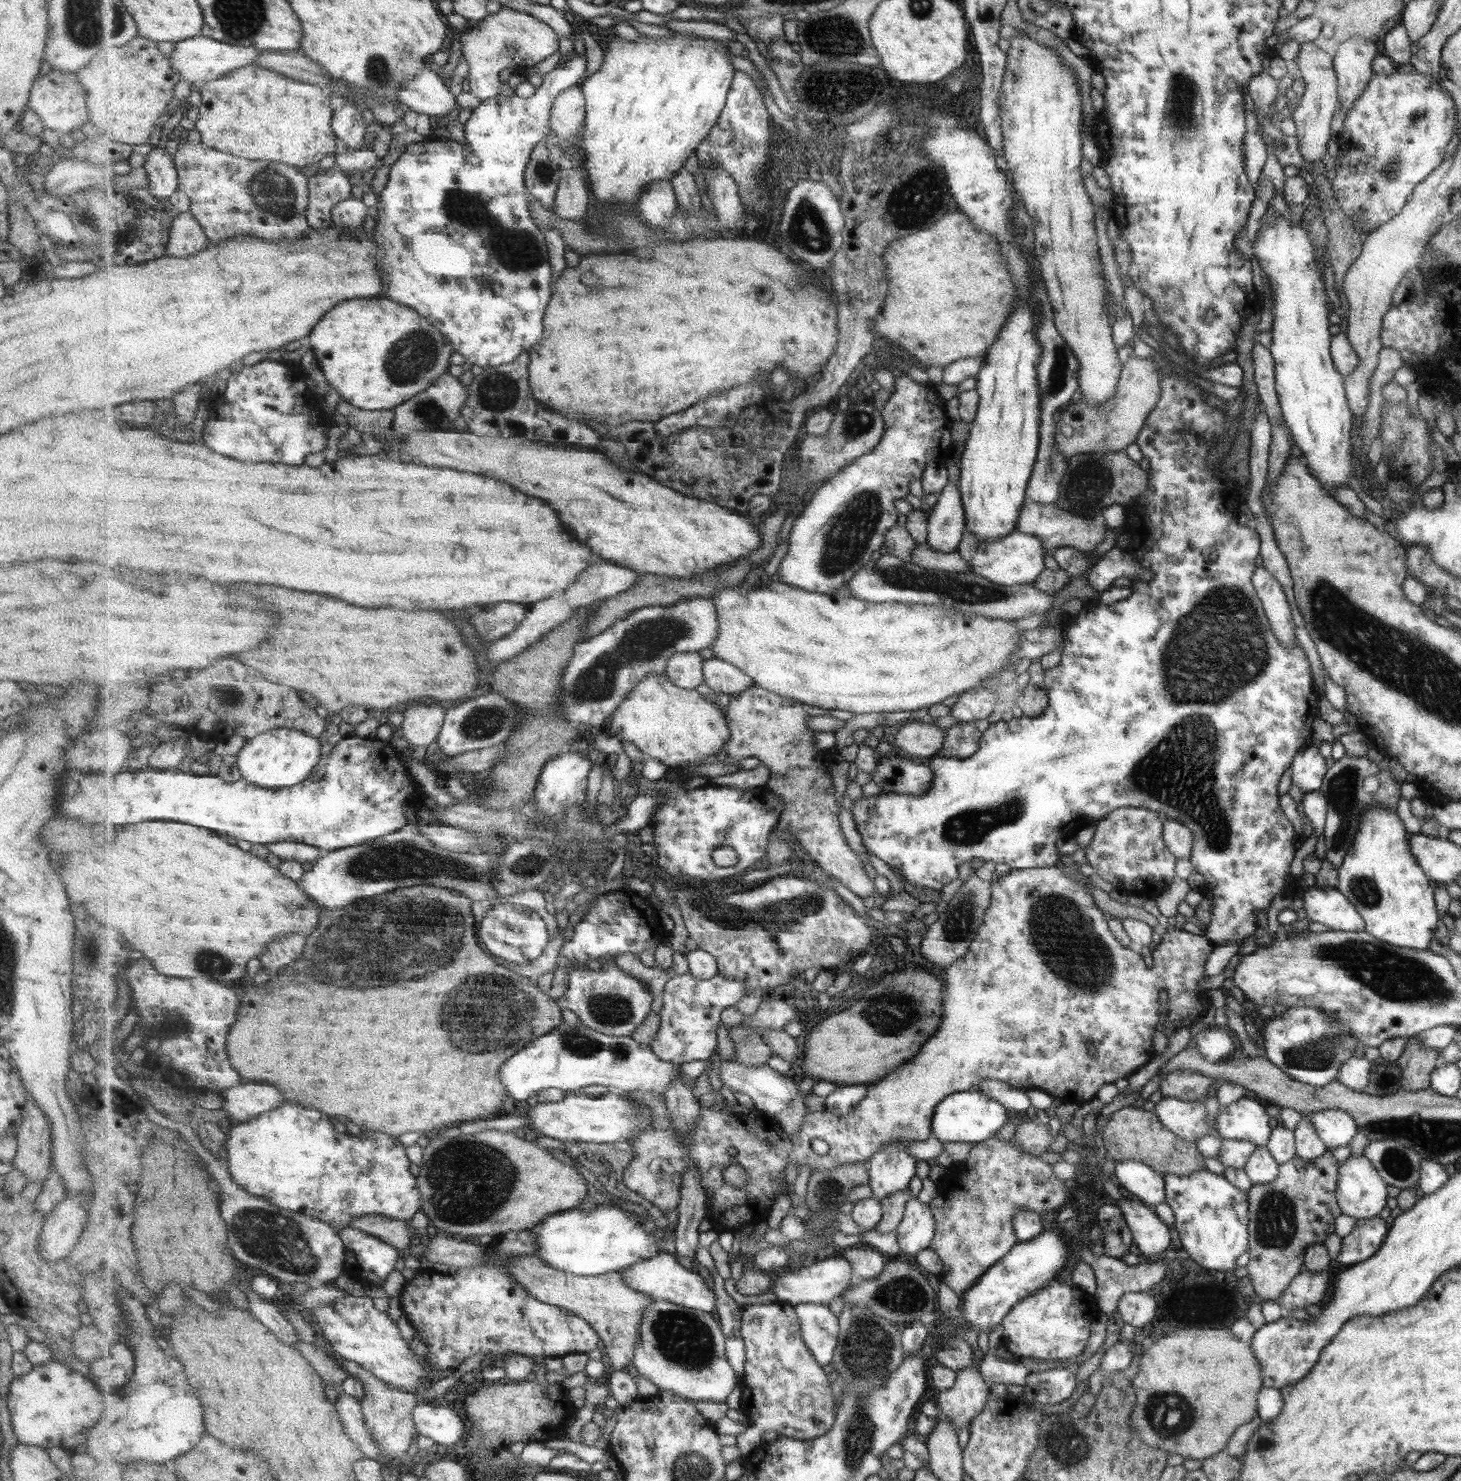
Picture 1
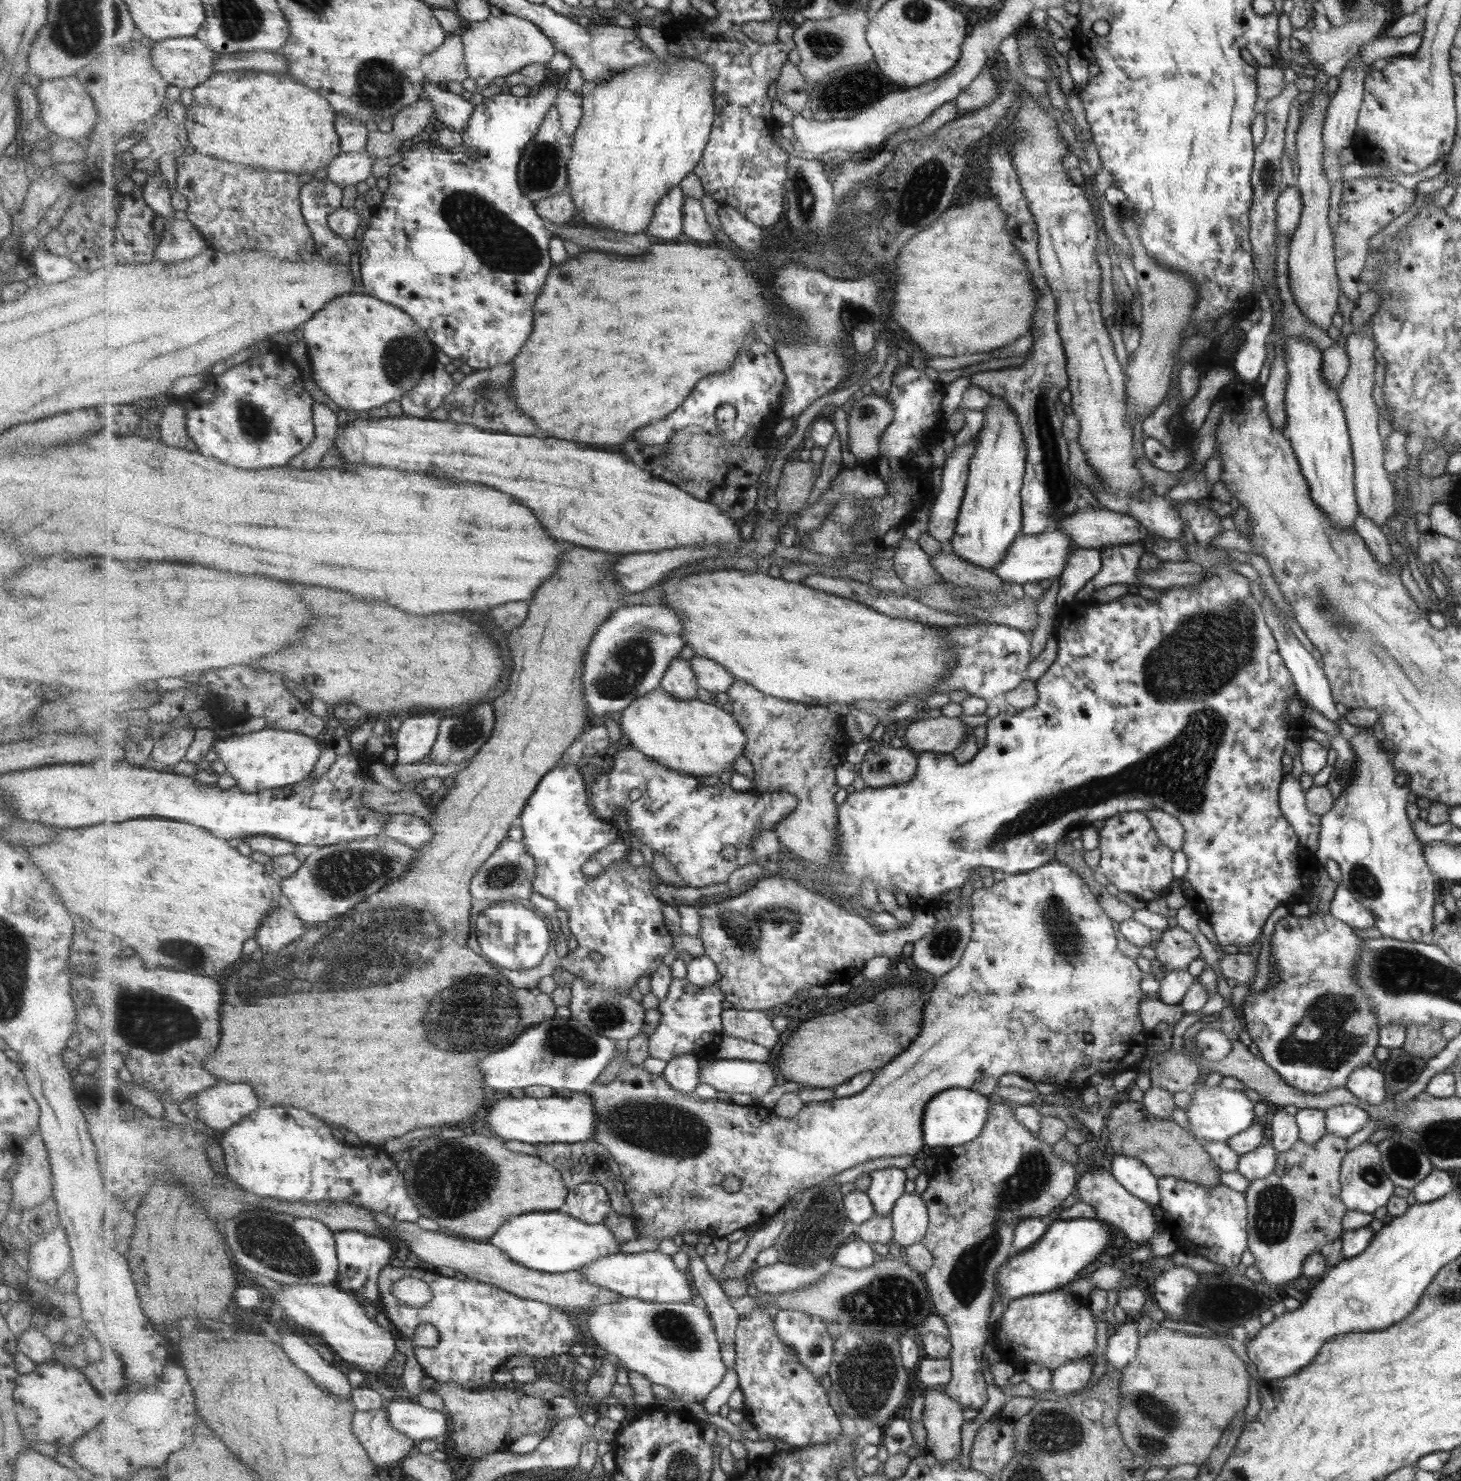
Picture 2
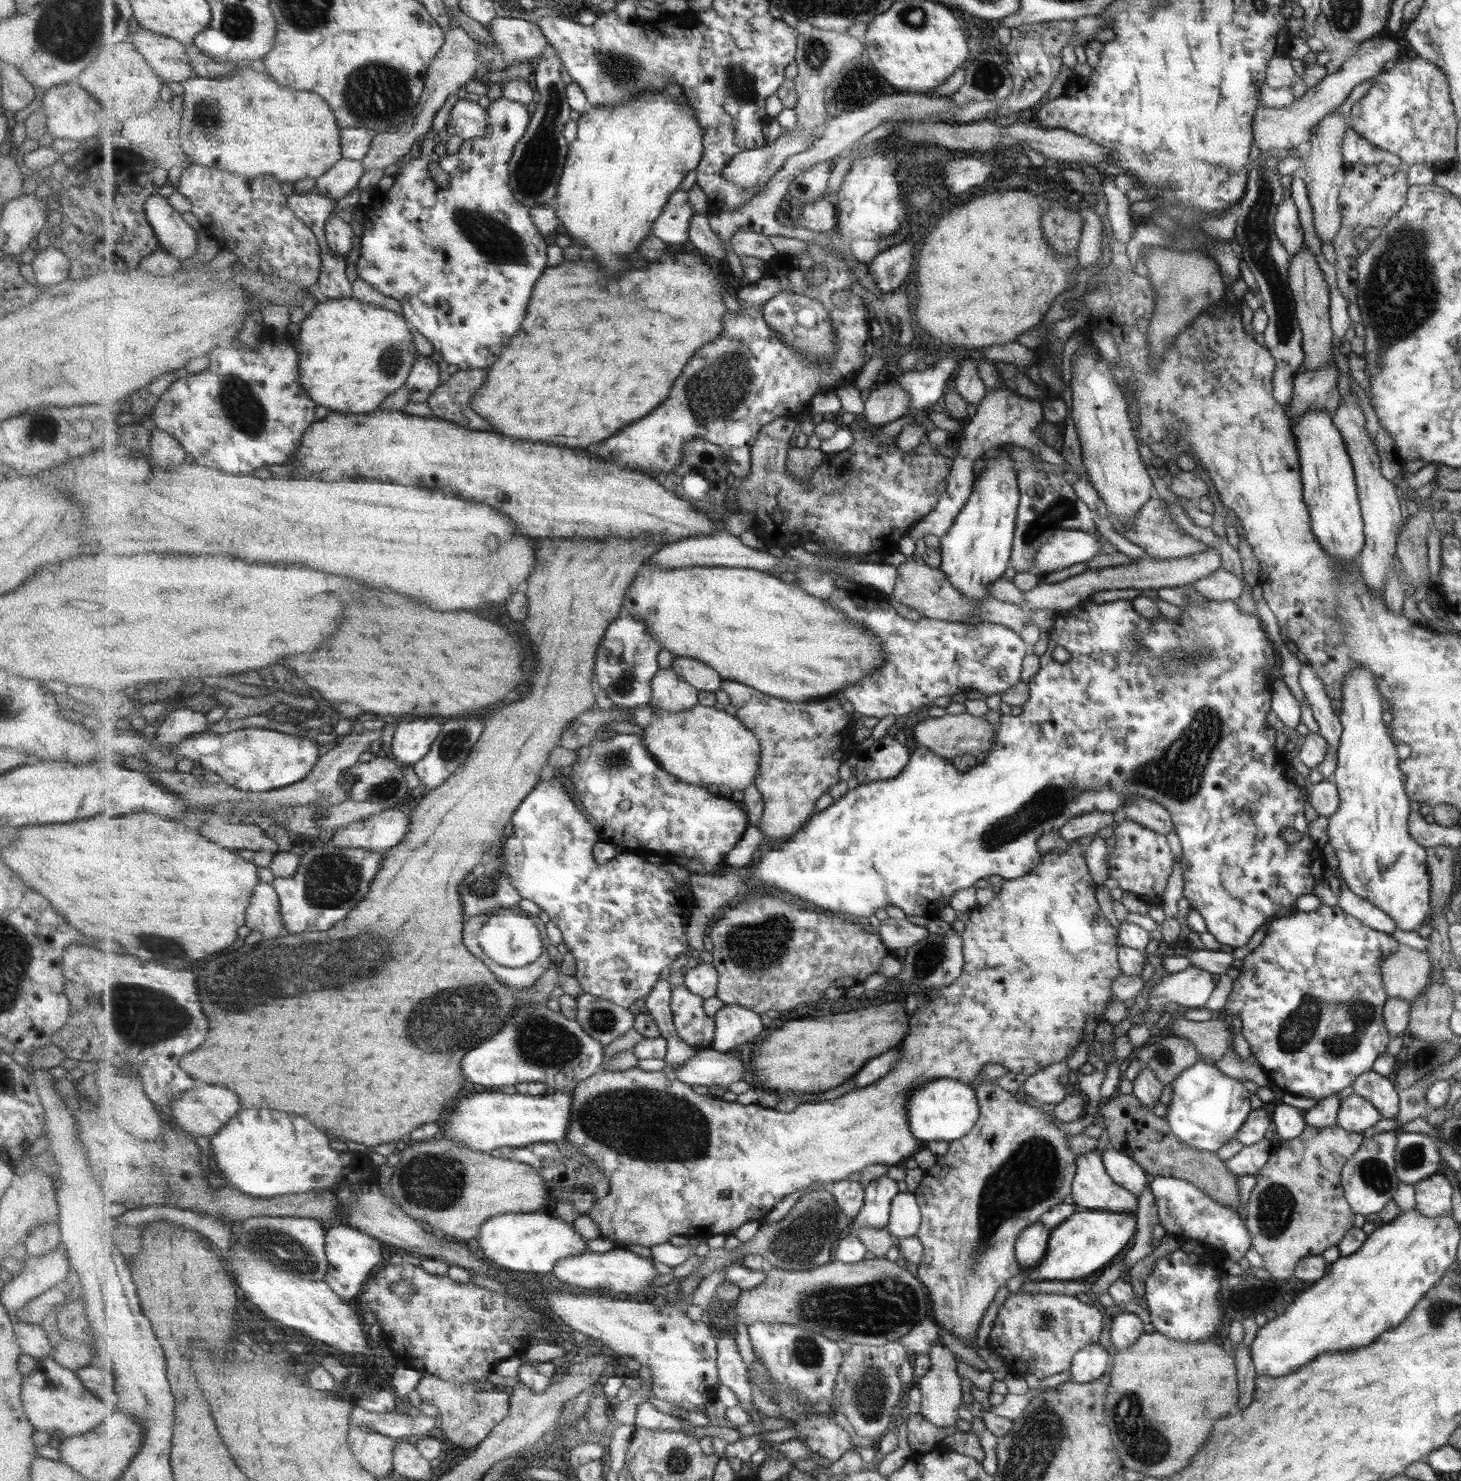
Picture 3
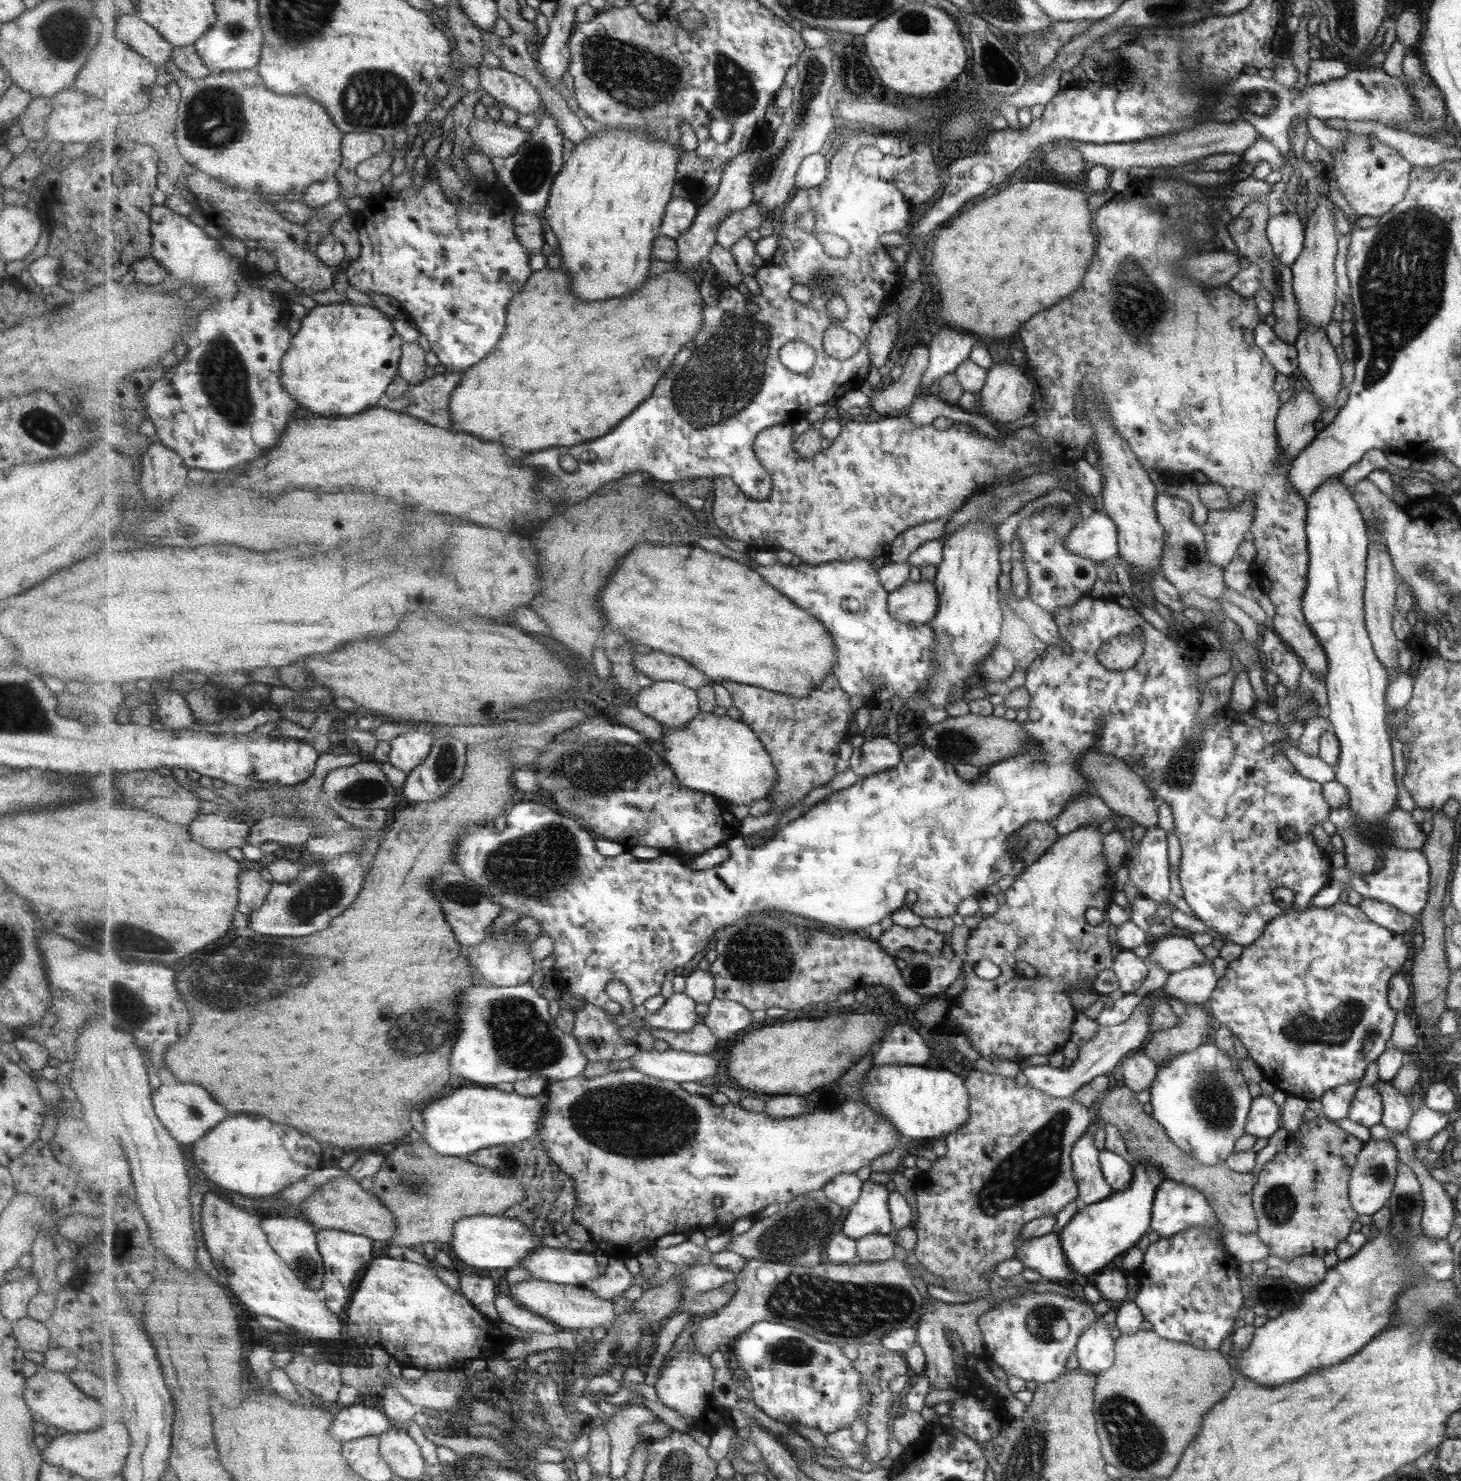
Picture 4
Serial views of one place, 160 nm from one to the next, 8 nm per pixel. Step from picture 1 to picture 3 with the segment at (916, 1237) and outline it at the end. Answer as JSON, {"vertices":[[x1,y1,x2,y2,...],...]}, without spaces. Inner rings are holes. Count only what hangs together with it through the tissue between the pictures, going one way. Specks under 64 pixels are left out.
{"vertices":[[905,1191,892,1200,888,1229,899,1239,913,1236,920,1223,920,1210,915,1197]]}

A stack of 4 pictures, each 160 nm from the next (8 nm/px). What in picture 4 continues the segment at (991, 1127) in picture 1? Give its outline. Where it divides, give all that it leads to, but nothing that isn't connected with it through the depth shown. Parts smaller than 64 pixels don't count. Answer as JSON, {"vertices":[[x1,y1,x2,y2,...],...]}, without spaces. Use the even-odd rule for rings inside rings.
{"vertices":[[889,1064,871,1067,860,1096,867,1105,883,1115,901,1135,917,1141,921,1138,945,1138,960,1129,967,1120,967,1094,963,1080,955,1074,932,1066,899,1066]]}

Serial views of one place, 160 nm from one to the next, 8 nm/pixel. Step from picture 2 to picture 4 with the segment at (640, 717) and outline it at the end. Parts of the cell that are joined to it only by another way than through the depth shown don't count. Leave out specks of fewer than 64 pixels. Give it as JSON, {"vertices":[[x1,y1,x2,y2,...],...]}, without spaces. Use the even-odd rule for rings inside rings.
{"vertices":[[701,712,681,730,666,729,666,737,663,740,665,755,663,758,675,771,677,778,683,786,693,790,714,795,726,805,753,806,755,802,767,801,772,791,780,780,778,768,762,739,756,731,743,720,733,720,724,716,715,716,713,713]]}

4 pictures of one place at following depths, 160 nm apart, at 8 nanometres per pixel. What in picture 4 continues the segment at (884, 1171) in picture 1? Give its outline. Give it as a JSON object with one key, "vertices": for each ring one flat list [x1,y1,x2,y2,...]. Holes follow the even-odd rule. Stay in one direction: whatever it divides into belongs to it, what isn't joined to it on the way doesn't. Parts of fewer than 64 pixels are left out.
{"vertices":[[865,1182,861,1197,844,1215,842,1232,857,1241,870,1234,889,1234,894,1227,889,1196,884,1184]]}

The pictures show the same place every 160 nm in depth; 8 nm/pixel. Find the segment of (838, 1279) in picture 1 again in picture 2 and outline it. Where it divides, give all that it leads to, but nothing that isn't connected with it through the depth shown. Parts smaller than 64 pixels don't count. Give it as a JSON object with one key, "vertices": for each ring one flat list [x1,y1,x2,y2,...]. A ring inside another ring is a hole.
{"vertices":[[777,1262,777,1264,769,1265,766,1267,759,1267,756,1271,750,1272,746,1278,752,1286,753,1292,760,1293,763,1295,774,1294,778,1295,791,1289,800,1289,801,1287,806,1287,819,1278,824,1277,825,1273,828,1273,828,1269,832,1268,832,1264,828,1268,818,1267,818,1268,799,1268,798,1266,793,1266,792,1264,785,1264,784,1262]]}

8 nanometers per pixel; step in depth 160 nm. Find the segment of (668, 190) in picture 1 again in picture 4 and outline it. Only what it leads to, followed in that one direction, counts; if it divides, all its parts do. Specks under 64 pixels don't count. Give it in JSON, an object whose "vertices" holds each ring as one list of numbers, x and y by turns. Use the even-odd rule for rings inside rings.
{"vertices":[[674,198,668,206,662,225,662,234,678,239,698,218,699,204,685,198]]}

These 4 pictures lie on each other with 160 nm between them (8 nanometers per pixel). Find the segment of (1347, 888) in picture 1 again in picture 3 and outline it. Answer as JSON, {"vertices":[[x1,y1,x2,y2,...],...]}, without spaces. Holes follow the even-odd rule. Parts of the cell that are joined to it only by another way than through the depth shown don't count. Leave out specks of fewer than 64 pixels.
{"vertices":[[1355,667,1351,669,1342,680,1342,697,1341,697,1341,709,1338,716,1339,722,1342,726,1342,731,1340,734,1340,741,1338,747,1336,748,1336,767,1334,770,1334,785,1336,786,1339,802,1337,810,1328,817,1328,827,1327,827,1327,844,1333,847,1335,854,1337,856,1337,872,1333,872,1337,879,1342,880,1345,886,1353,893,1358,895,1359,898,1367,899,1367,902,1373,904,1386,912,1396,924,1396,929,1399,930,1417,930,1419,925,1427,912,1430,912,1430,888,1429,888,1429,870,1428,866,1425,866,1425,852,1423,852,1423,847,1415,843,1415,840,1410,837,1409,830,1407,830,1406,824,1409,817,1409,802,1407,802,1407,796,1403,792,1404,780,1401,780,1401,769,1397,770,1397,764,1399,764,1400,759,1397,758,1397,752,1395,752,1395,744,1391,742,1387,730,1385,730,1385,724,1381,720,1381,714,1383,714,1383,708,1381,708,1381,698,1379,698,1379,691,1376,687,1376,682,1374,681,1374,674,1365,667]]}

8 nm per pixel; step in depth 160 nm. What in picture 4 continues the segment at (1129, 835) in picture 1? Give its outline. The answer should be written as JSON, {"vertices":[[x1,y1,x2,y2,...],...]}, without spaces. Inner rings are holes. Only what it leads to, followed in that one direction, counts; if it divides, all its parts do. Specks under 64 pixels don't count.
{"vertices":[[1158,825,1147,828,1139,844,1134,846,1137,848,1131,851,1132,846,1129,846,1122,862,1123,867,1126,866,1128,870,1128,881,1133,883,1133,886,1140,892,1140,896,1154,900,1156,903,1166,902,1170,895,1165,833]]}

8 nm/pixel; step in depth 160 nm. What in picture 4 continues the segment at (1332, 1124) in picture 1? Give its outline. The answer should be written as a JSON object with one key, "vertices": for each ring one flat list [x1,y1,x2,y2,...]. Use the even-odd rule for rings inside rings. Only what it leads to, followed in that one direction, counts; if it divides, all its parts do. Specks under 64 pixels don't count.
{"vertices":[[1373,1086,1359,1087,1352,1098,1347,1119,1365,1128,1380,1123,1382,1098]]}

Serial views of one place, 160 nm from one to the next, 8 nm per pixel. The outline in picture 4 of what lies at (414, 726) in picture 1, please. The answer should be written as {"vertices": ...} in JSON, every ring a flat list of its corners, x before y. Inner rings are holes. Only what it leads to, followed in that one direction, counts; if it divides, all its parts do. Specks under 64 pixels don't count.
{"vertices":[[419,726,413,732,399,735,391,741,389,762,407,776,431,754,435,740,433,740,433,726]]}

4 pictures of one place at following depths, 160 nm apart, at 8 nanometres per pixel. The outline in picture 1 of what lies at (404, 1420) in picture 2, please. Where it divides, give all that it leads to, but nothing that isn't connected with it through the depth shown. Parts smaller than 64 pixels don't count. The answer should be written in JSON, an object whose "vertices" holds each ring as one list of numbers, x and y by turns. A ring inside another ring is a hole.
{"vertices":[[420,1402,413,1409,413,1422,419,1436,428,1437,436,1446,457,1444,467,1430,467,1424,461,1415,452,1408,439,1406,437,1403,430,1405]]}

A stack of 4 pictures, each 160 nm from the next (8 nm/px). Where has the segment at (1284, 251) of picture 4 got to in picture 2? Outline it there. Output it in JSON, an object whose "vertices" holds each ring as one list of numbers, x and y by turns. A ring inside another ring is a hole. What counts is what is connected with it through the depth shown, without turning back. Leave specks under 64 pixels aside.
{"vertices":[[1285,186,1283,192,1277,197,1275,205,1274,222,1279,235,1288,236,1290,239,1299,223,1301,205,1300,194,1296,187]]}

